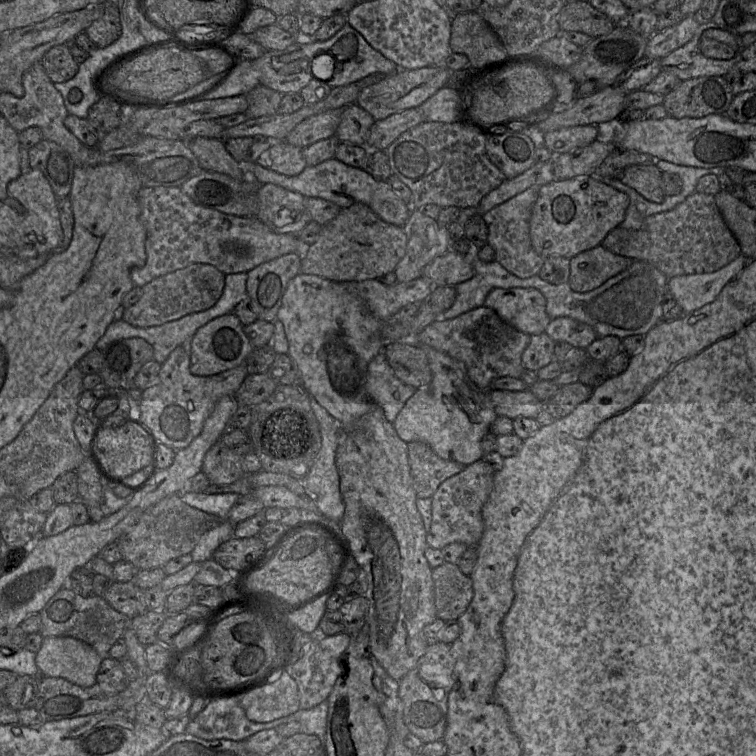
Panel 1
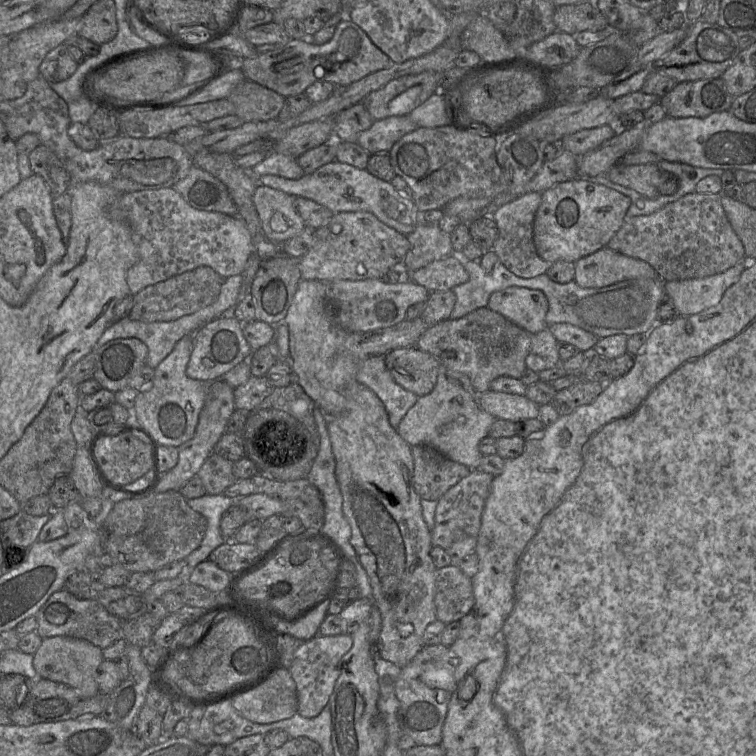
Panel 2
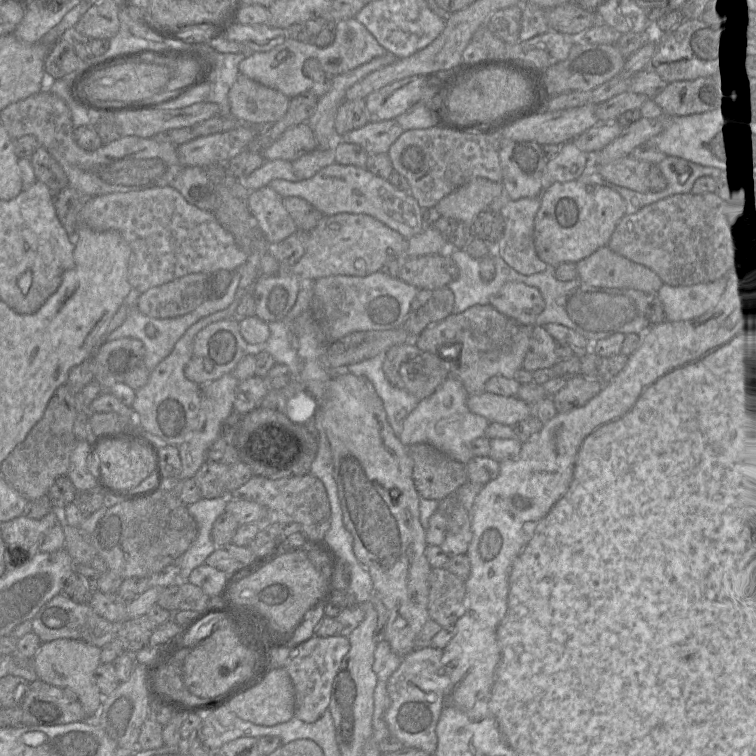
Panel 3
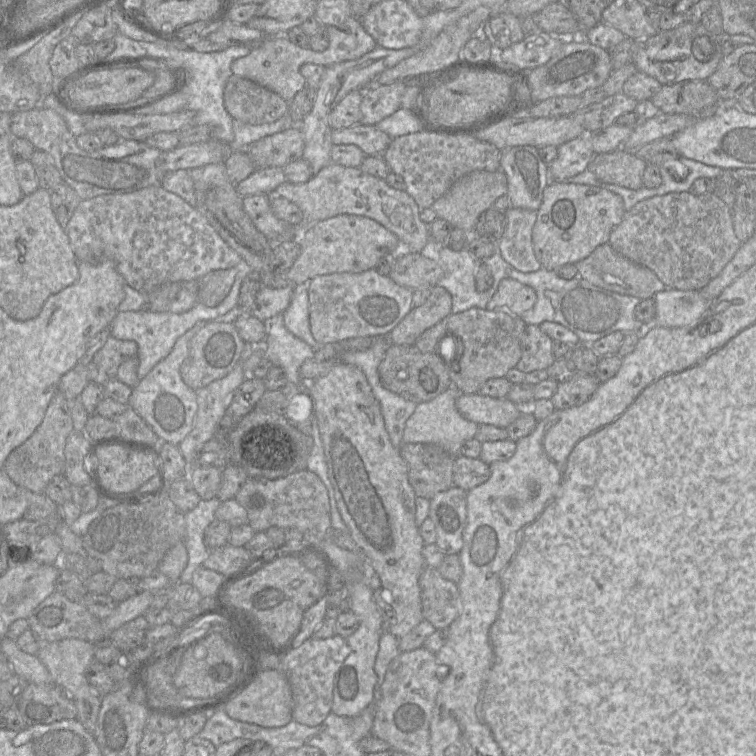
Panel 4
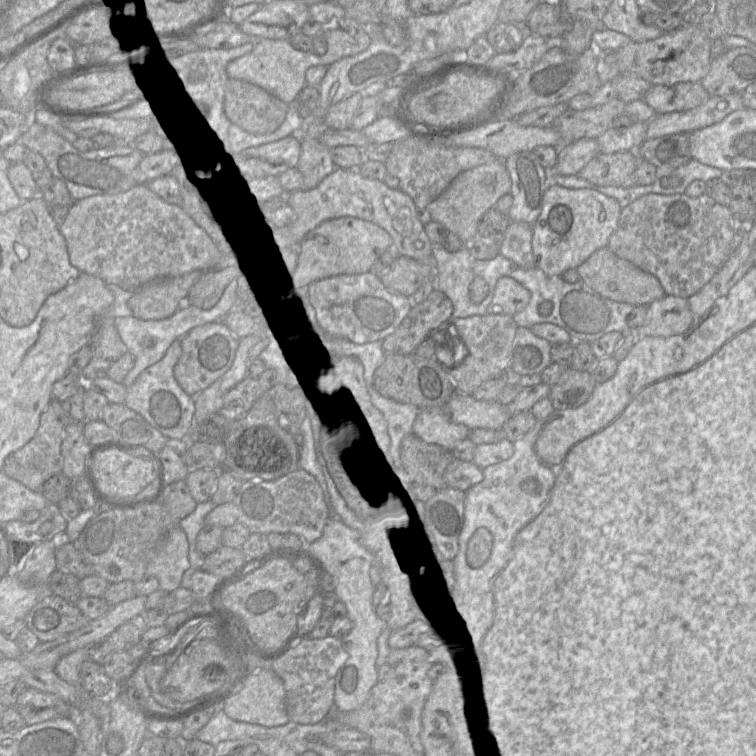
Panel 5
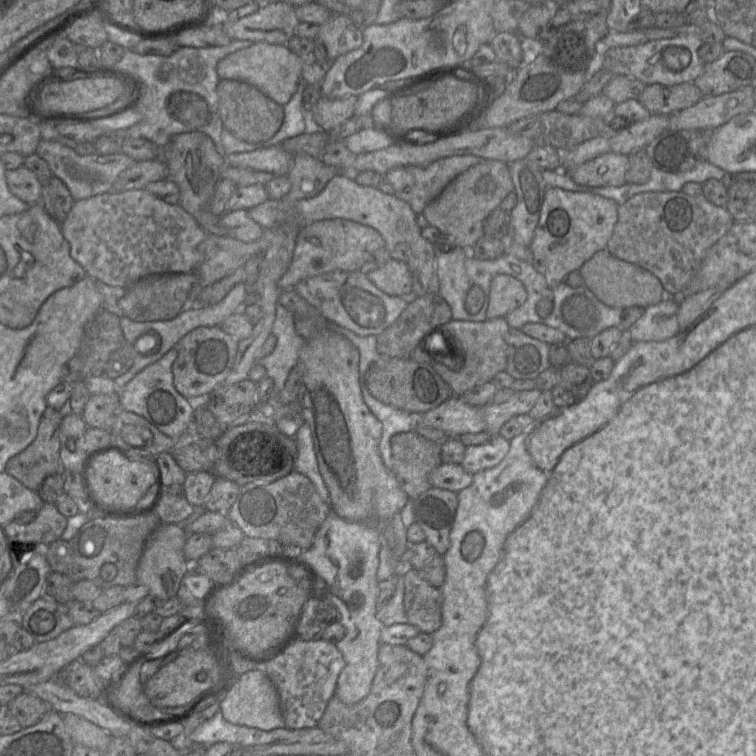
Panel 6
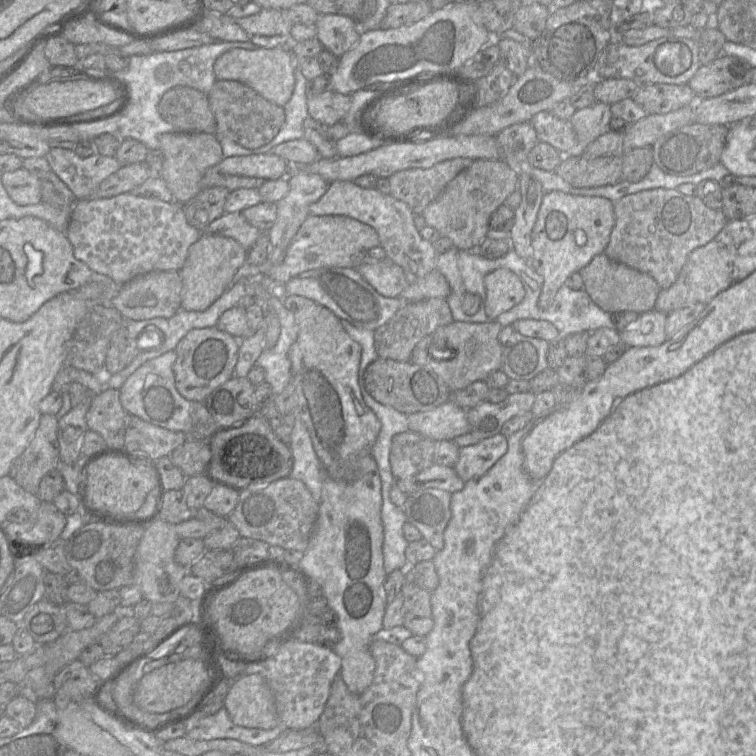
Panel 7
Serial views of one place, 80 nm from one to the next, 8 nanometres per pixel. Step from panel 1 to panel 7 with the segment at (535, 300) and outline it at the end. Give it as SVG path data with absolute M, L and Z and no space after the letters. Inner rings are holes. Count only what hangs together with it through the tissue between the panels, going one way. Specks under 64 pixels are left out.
M500 268L484 278L486 290L485 313L489 320L497 317L522 302L525 289L518 276L511 270Z

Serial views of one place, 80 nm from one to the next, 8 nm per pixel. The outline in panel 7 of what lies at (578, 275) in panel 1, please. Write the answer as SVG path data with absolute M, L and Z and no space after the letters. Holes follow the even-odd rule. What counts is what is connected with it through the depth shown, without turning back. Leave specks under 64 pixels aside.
M602 253L585 266L580 275L584 282L583 289L593 302L607 313L613 314L633 311L638 314L655 309L657 297L662 290L654 278L624 264L615 262Z

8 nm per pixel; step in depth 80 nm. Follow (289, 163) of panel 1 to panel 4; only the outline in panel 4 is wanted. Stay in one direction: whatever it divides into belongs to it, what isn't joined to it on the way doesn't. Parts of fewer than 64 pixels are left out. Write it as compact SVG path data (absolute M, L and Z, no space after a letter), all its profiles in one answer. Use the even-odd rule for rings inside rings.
M268 167L255 169L246 179L236 185L241 197L255 194L273 195L275 189L286 182L282 167Z

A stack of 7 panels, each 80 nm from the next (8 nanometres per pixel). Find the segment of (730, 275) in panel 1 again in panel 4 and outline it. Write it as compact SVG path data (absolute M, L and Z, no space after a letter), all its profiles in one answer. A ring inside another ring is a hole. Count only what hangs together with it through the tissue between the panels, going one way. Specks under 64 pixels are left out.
M666 288L653 299L656 303L653 325L665 328L680 328L697 322L711 303L698 290Z

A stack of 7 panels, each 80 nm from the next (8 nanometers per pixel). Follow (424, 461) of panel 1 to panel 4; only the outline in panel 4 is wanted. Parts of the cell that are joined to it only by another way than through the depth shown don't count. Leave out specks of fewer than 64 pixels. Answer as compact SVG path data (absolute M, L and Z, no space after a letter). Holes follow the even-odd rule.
M402 443L400 454L408 467L408 480L416 496L431 500L453 484L455 457L433 444Z

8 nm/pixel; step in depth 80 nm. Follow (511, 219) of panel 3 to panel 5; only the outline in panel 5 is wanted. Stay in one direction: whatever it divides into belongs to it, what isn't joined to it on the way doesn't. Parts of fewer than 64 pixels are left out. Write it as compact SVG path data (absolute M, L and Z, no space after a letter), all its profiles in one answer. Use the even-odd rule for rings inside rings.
M510 222L503 240L499 243L500 255L511 260L521 269L536 267L532 251L533 225Z

